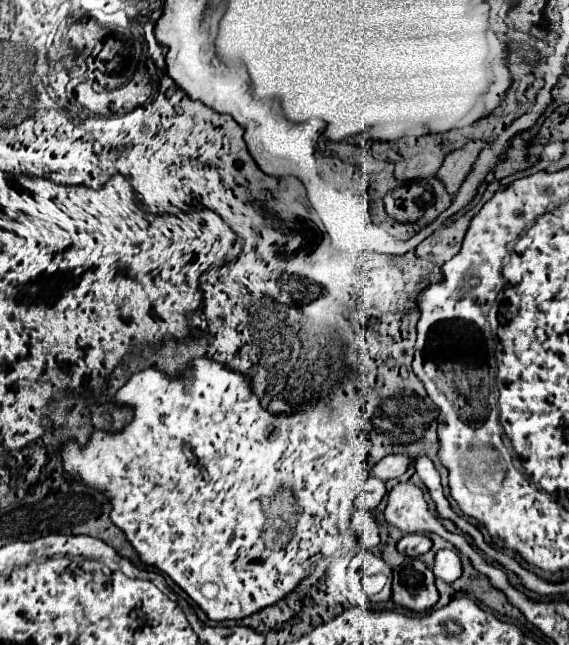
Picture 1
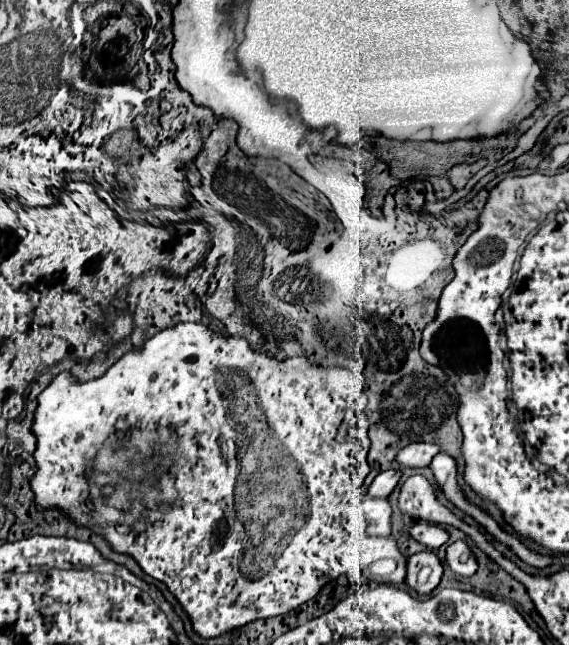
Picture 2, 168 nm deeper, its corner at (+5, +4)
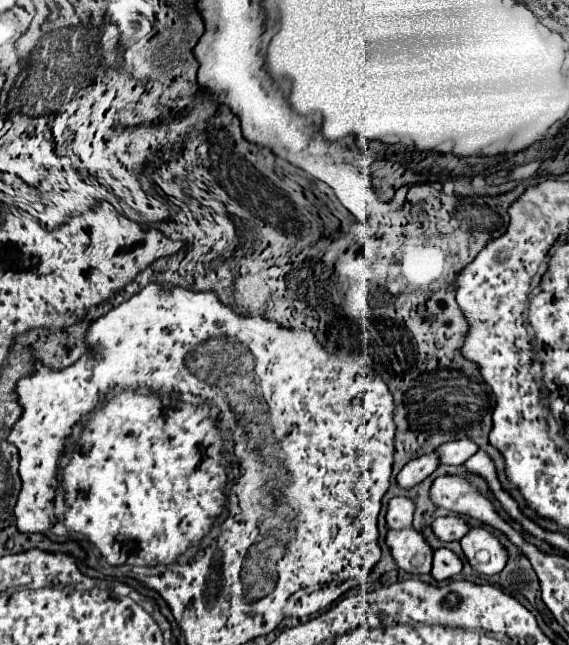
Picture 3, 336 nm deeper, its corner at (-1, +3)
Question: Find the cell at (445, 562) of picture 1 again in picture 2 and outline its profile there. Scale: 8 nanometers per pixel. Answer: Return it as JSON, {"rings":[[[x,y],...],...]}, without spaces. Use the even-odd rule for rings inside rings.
{"rings":[[[455,541],[447,547],[447,565],[463,577],[471,577],[479,567],[477,559],[465,541]]]}

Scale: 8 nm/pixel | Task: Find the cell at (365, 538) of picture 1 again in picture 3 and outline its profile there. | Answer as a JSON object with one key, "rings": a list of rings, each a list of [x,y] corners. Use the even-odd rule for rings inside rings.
{"rings":[[[405,496],[391,498],[387,504],[387,514],[385,514],[387,528],[389,530],[401,530],[401,528],[411,526],[413,510],[415,510],[415,506],[409,498],[405,498]]]}

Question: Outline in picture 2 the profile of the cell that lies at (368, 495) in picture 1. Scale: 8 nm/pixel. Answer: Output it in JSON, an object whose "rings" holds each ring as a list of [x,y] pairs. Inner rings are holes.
{"rings":[[[397,469],[381,471],[381,473],[373,479],[367,495],[369,495],[369,497],[389,497],[389,495],[393,493],[393,489],[397,487],[401,475],[403,475],[401,469],[399,469],[399,471],[397,471]]]}

